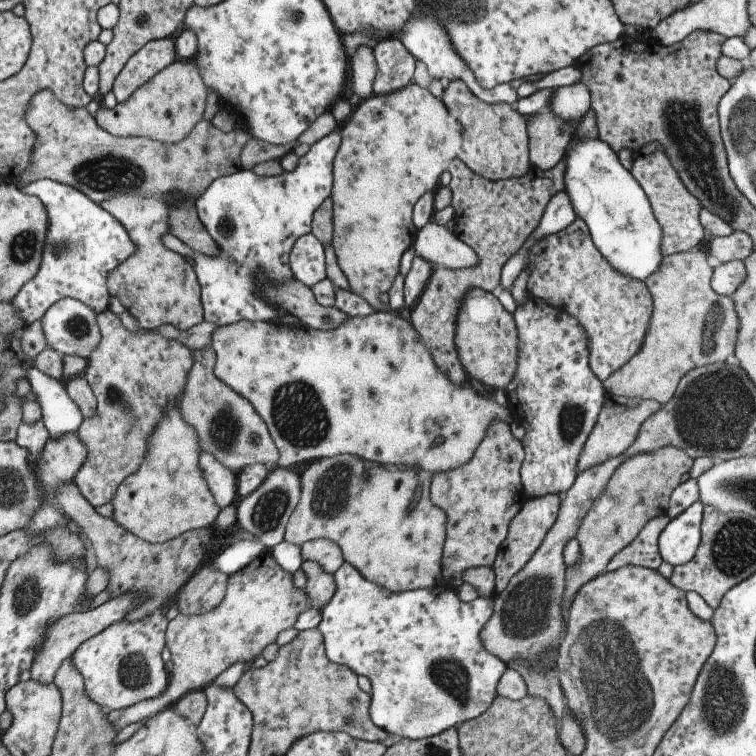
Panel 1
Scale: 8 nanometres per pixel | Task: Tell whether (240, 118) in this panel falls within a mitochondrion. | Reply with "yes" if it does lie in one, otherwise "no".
no

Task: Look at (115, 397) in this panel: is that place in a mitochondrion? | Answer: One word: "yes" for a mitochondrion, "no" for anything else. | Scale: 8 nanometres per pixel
yes

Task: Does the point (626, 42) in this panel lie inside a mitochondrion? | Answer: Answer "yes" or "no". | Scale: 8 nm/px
no

